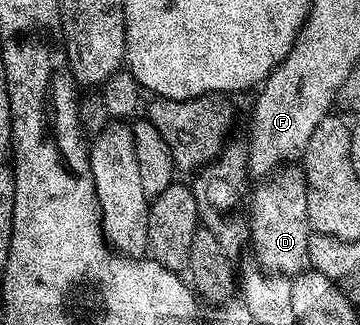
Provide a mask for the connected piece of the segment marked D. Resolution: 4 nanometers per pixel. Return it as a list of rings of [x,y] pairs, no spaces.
[[[286,163],[274,170],[265,178],[262,186],[253,190],[248,201],[250,239],[249,244],[254,245],[254,253],[257,264],[267,273],[280,273],[283,275],[297,275],[307,268],[310,256],[308,255],[308,243],[310,242],[311,228],[308,211],[308,195],[306,194],[306,176],[301,164]]]

